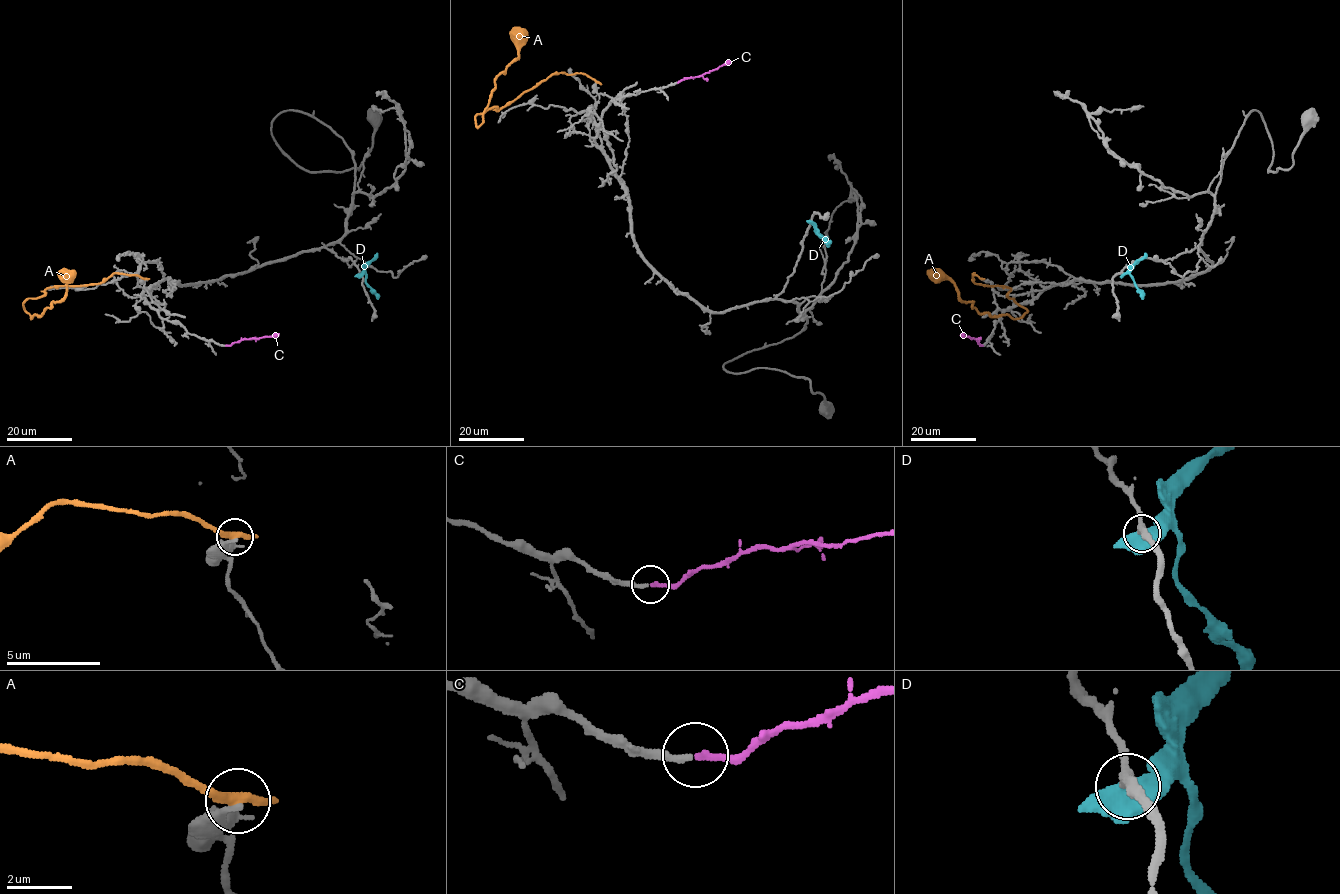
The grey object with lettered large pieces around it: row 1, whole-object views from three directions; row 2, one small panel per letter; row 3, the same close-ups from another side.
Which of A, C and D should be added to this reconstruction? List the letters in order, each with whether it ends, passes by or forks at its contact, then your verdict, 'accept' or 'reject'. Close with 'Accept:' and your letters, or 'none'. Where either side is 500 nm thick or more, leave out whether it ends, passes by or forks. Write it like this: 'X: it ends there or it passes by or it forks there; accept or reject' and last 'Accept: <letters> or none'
A: it passes by; reject
C: it ends there; accept
D: reject
Accept: C

